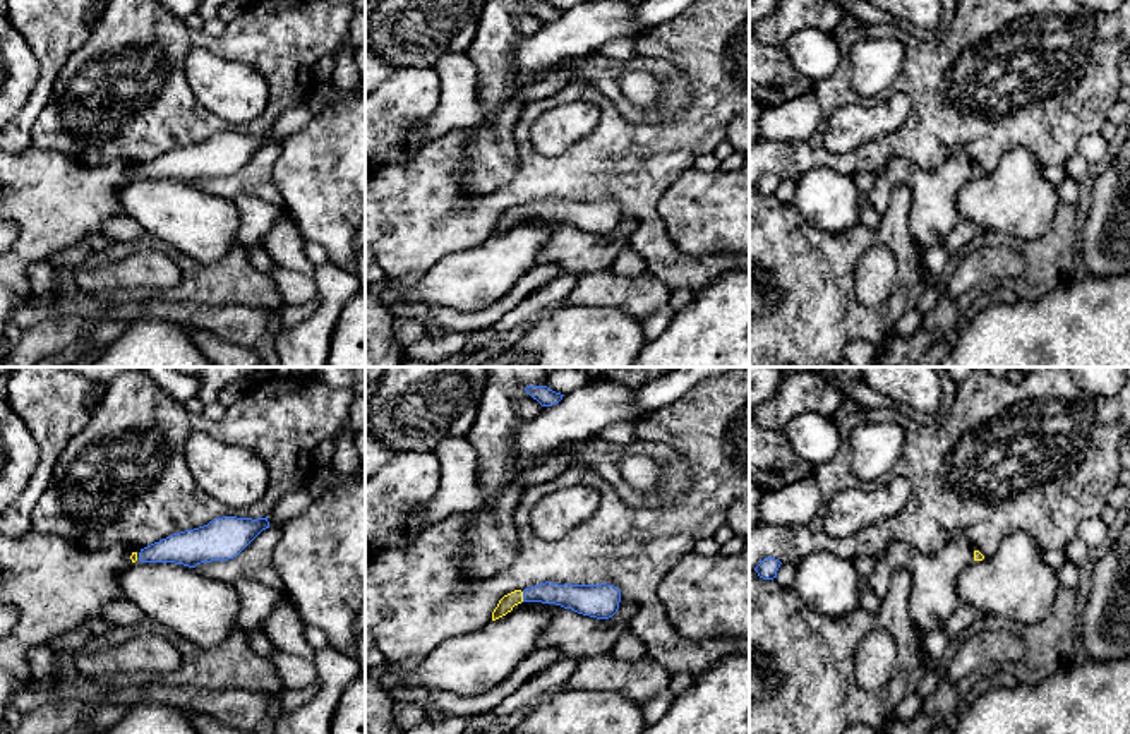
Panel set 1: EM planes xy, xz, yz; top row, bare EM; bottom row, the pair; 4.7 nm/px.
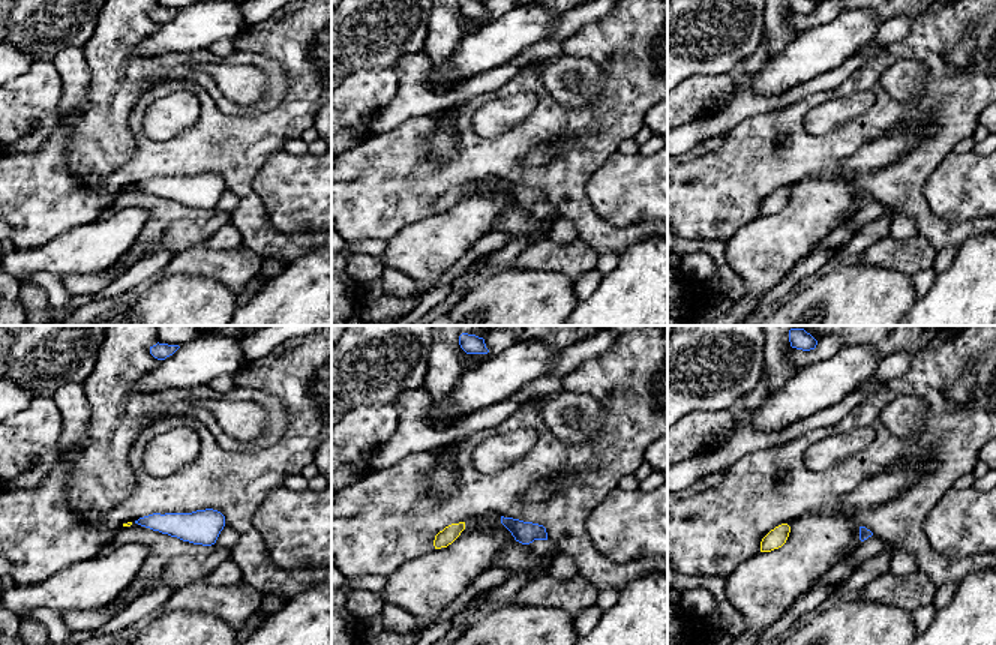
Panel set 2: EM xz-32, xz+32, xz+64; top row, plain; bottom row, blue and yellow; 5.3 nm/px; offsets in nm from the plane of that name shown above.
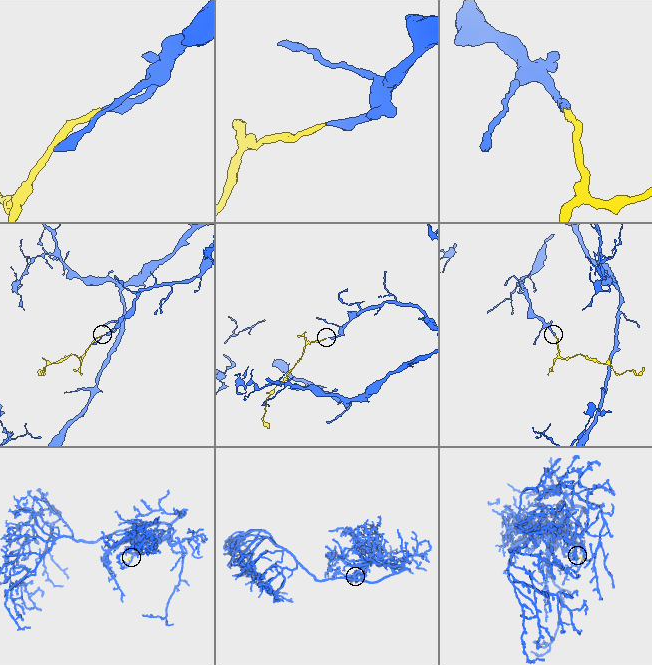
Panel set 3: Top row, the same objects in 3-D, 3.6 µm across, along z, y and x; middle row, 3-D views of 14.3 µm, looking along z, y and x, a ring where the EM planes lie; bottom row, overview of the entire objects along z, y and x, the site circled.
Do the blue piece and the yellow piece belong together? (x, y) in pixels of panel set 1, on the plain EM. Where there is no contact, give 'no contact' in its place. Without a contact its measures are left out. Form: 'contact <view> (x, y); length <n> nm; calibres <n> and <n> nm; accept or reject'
contact xz (523, 213); length 50 nm; calibres 130 and 70 nm; accept

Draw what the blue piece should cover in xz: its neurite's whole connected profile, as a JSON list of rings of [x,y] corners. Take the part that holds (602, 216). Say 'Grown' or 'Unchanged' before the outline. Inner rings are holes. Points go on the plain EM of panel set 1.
Grown. [[[540,199],[530,204],[514,206],[504,211],[492,228],[492,237],[506,232],[514,221],[521,218],[542,218],[556,220],[564,225],[571,225],[578,230],[609,235],[612,233],[621,218],[621,208],[614,201],[557,201],[557,199]]]

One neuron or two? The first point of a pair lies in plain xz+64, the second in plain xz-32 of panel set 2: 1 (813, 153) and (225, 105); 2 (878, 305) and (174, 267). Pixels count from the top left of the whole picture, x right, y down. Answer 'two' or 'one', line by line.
1: two
2: two

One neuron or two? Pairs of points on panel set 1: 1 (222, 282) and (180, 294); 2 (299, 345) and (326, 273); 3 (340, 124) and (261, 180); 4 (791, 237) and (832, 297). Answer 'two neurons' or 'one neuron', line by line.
1: one neuron
2: one neuron
3: two neurons
4: one neuron

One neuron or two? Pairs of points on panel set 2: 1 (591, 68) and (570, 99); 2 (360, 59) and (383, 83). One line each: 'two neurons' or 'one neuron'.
1: one neuron
2: two neurons

